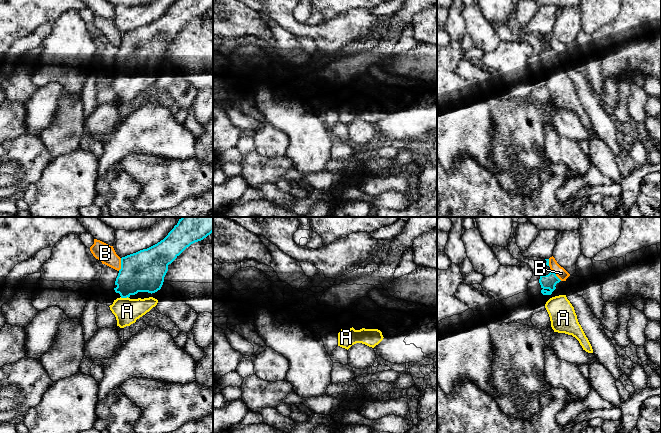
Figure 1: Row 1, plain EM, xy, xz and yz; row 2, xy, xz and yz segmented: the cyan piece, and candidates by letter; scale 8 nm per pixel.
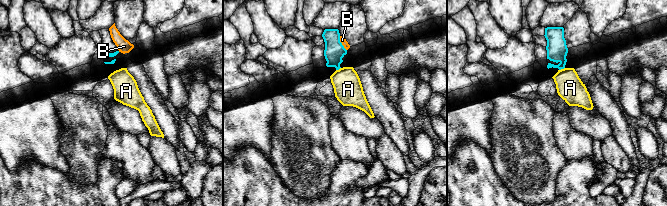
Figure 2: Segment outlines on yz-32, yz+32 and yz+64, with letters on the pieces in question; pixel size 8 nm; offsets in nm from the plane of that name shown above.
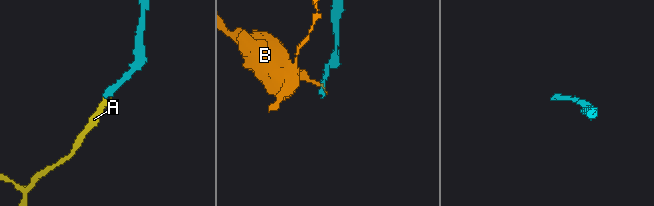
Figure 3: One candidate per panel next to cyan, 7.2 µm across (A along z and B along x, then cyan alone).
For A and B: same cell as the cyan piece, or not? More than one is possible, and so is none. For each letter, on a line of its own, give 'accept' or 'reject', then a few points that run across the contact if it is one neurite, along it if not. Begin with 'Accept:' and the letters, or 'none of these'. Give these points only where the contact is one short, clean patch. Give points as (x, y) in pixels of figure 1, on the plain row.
Accept: A
A: accept | xy (140, 48), (125, 63), (124, 73), (124, 84), (127, 87)
B: reject | xy (121, 34), (121, 43), (118, 46)

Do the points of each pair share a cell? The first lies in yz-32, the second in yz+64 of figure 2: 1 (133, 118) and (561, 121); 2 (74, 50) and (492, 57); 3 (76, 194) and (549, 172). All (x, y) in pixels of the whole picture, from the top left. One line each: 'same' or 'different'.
1: different
2: same
3: different

